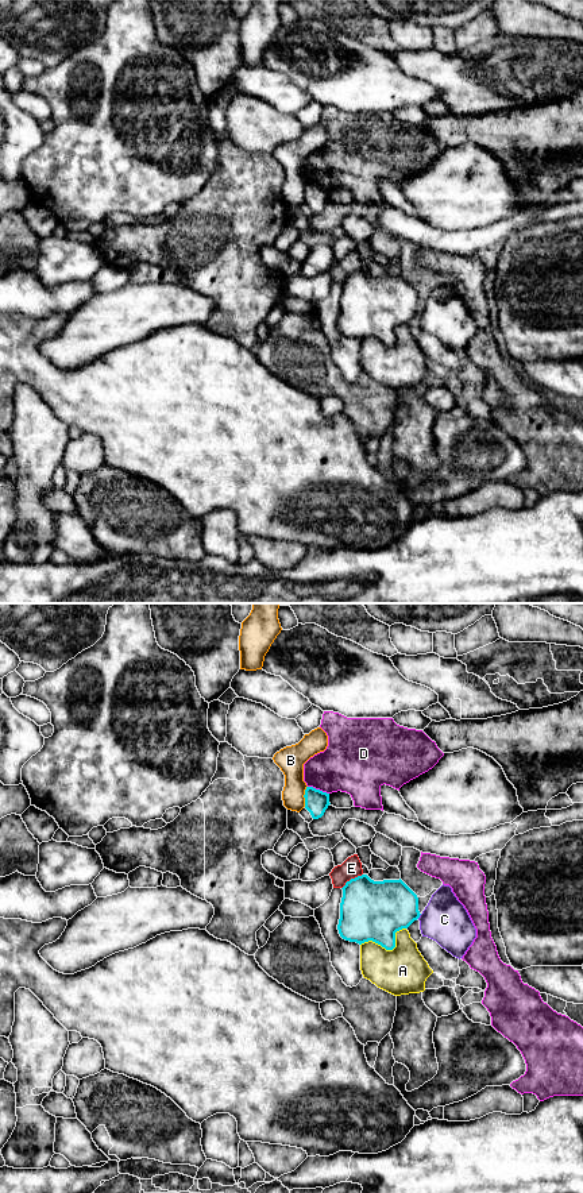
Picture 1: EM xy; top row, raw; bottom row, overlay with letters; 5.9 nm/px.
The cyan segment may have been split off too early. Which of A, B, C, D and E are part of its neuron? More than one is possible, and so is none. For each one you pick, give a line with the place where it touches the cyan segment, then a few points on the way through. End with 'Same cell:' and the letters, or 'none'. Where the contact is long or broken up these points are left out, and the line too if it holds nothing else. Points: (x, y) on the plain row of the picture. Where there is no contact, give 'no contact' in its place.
Same cell: none

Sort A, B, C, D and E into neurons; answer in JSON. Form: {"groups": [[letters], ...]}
{"groups": [["A"], ["B"], ["C"], ["D"], ["E"]]}

